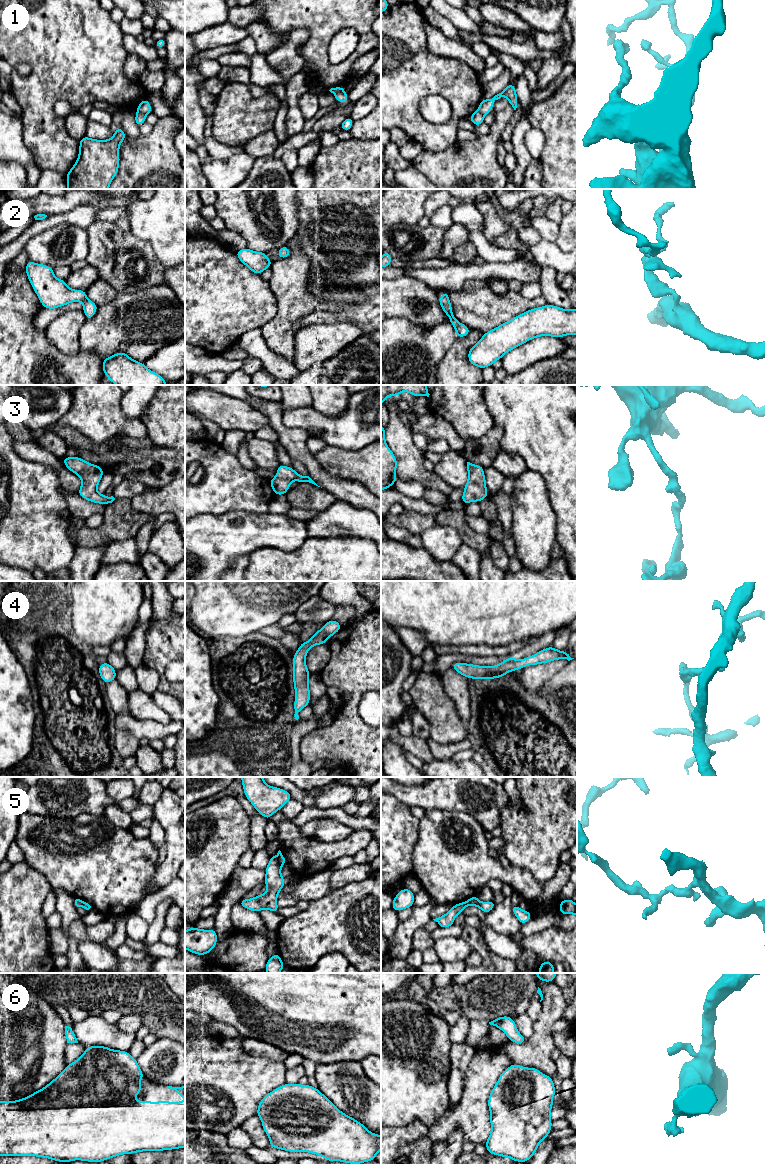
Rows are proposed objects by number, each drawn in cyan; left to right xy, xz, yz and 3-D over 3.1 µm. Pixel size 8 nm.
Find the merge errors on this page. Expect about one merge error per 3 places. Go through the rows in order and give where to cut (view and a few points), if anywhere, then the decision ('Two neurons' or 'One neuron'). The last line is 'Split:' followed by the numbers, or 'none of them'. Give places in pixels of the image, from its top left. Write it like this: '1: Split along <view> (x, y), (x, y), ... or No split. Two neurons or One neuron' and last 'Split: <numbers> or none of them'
1: Split along xy (137, 109), (145, 115). Two neurons
2: No split. One neuron
3: No split. One neuron
4: No split. One neuron
5: Split along xz (276, 856), (281, 865). Two neurons
6: No split. One neuron
Split: 1, 5

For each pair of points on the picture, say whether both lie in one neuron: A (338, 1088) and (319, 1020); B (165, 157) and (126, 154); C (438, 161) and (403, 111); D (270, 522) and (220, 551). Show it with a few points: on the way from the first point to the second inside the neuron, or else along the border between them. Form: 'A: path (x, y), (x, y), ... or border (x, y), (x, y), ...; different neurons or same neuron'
A: border (354, 1060), (318, 1064); different neurons
B: path (155, 157), (138, 157), (136, 155); same neuron
C: border (454, 143), (441, 151), (425, 150); different neurons
D: path (258, 530), (238, 533), (232, 539); same neuron

